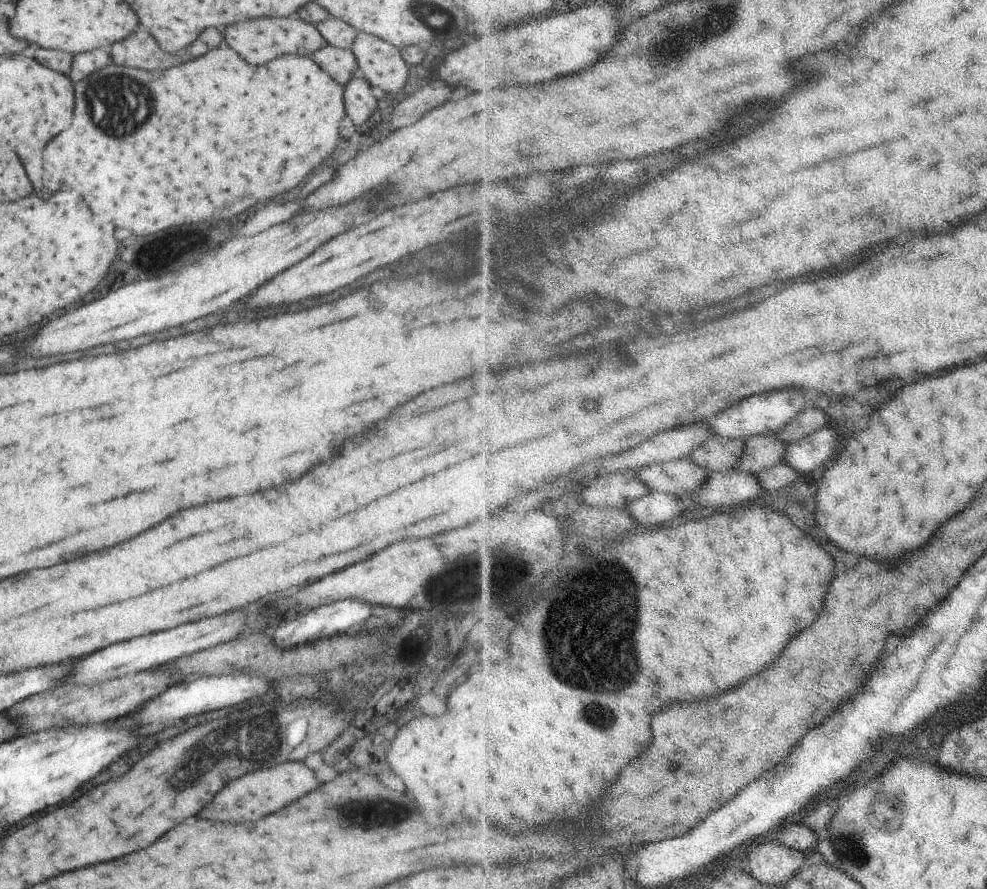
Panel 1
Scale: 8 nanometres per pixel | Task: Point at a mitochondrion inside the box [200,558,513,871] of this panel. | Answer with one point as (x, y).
(341, 818)

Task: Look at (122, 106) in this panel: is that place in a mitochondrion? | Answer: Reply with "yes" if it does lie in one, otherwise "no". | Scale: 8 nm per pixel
yes

